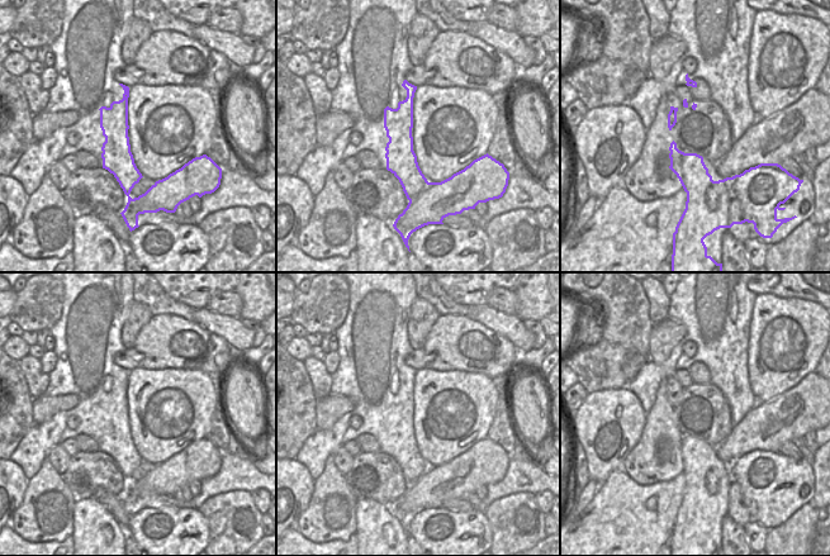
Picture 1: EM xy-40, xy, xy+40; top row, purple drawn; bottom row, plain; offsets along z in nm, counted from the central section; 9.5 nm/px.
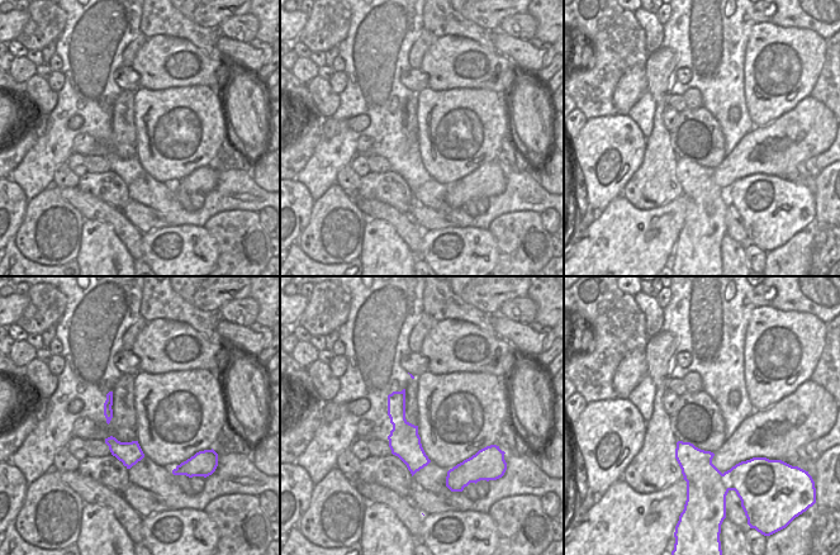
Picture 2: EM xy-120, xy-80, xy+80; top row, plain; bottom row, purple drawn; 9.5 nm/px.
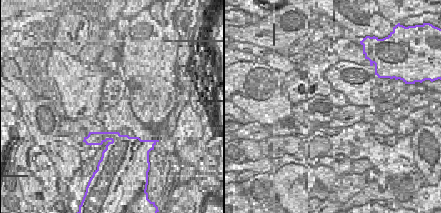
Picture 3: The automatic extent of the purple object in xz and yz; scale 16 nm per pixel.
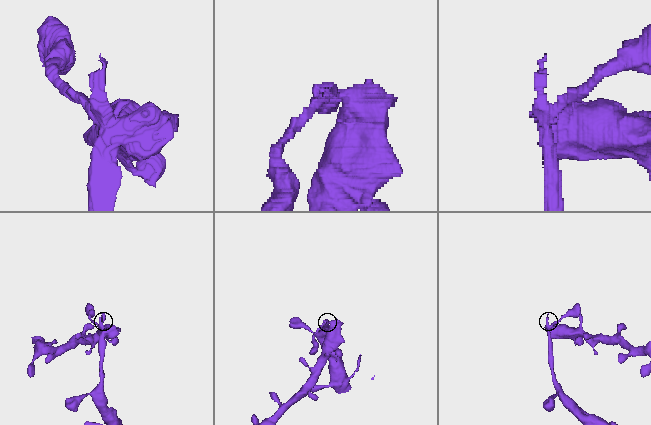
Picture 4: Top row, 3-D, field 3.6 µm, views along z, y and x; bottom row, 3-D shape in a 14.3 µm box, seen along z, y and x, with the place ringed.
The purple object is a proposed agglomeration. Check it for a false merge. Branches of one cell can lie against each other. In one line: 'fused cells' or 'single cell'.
fused cells

